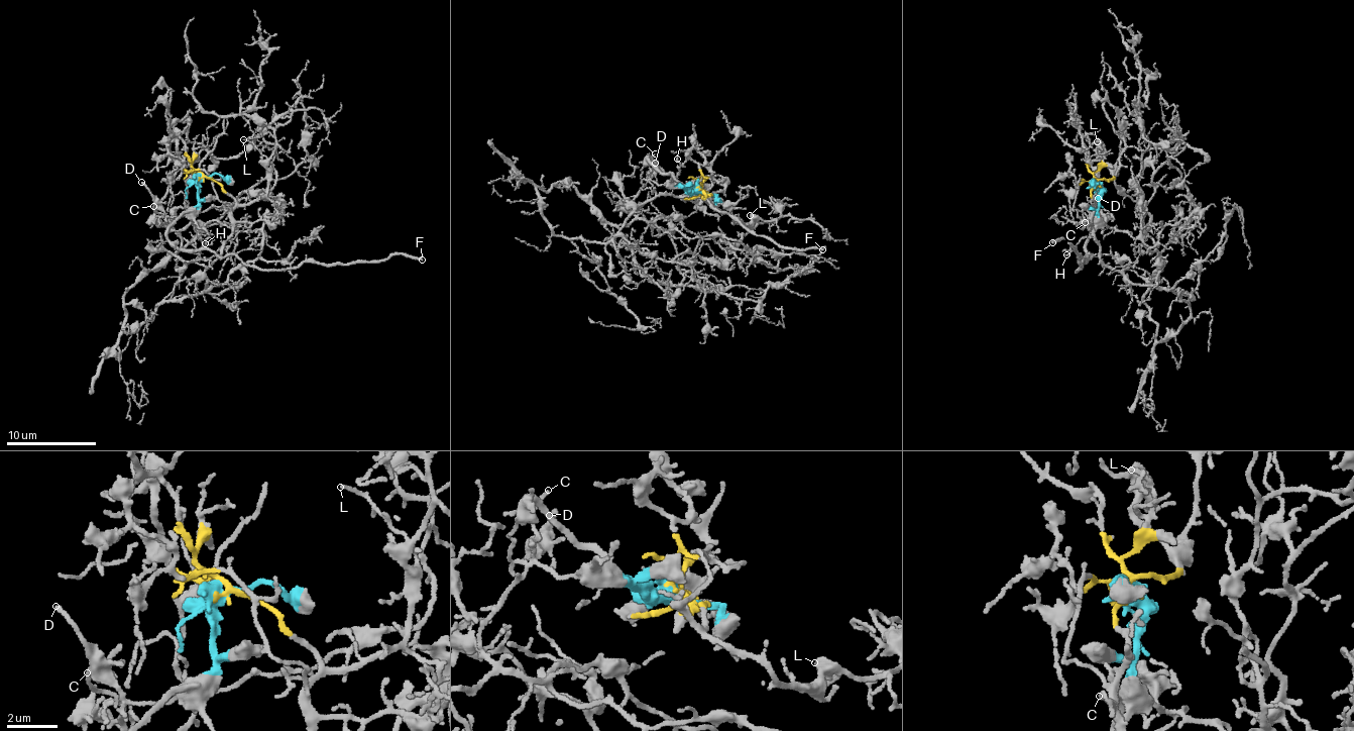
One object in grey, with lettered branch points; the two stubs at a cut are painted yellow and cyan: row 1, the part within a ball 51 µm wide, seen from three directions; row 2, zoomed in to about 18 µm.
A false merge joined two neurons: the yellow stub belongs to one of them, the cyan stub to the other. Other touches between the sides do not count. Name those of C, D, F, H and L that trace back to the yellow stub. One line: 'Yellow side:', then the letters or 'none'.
Yellow side: L

